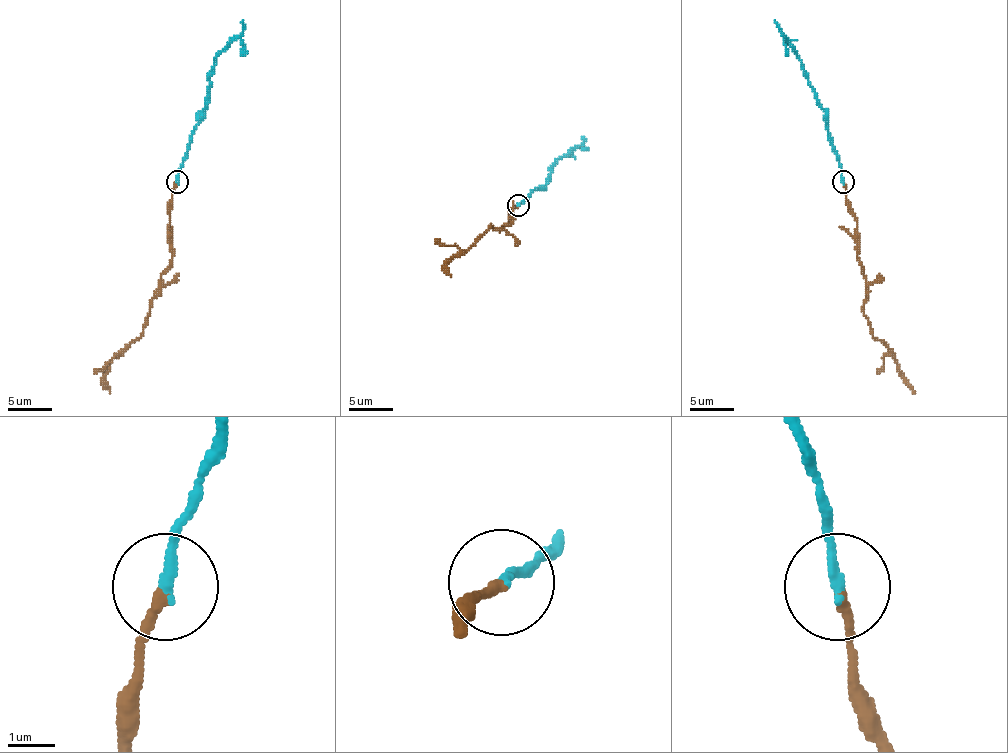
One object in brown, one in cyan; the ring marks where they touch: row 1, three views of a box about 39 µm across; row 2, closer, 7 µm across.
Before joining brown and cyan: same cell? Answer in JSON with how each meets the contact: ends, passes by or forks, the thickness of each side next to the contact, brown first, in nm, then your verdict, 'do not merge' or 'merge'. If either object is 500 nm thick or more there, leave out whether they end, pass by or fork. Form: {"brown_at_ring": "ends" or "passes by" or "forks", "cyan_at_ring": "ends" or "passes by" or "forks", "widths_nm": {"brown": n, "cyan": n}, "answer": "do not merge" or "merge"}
{"brown_at_ring": "ends", "cyan_at_ring": "ends", "widths_nm": {"brown": 240, "cyan": 240}, "answer": "merge"}

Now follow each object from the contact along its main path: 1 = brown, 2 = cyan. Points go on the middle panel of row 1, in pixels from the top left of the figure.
1: (517, 205), (510, 210), (513, 219), (502, 228), (490, 225), (446, 265), (450, 276)
2: (517, 205), (548, 181), (555, 163), (582, 150)

